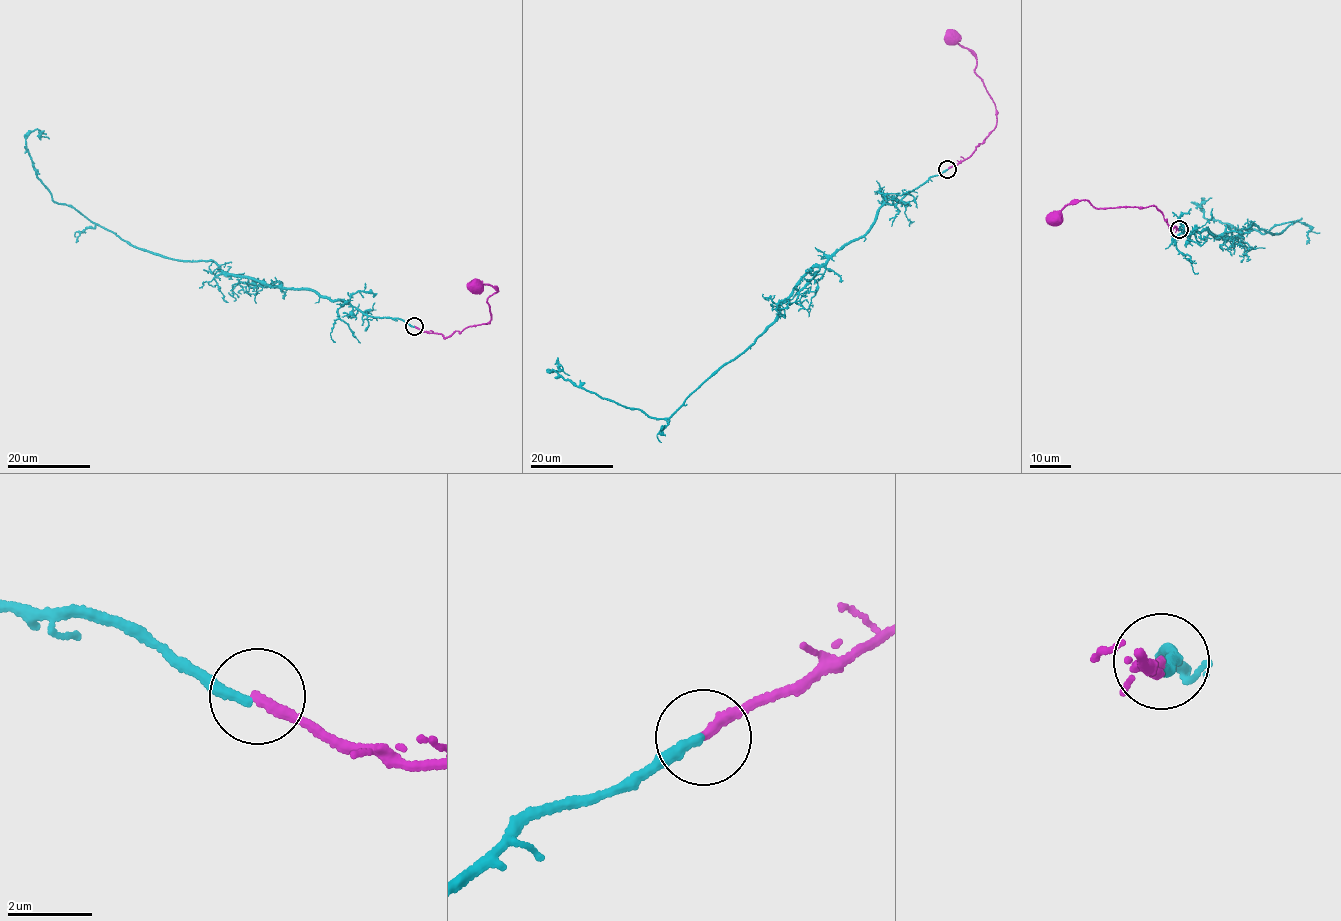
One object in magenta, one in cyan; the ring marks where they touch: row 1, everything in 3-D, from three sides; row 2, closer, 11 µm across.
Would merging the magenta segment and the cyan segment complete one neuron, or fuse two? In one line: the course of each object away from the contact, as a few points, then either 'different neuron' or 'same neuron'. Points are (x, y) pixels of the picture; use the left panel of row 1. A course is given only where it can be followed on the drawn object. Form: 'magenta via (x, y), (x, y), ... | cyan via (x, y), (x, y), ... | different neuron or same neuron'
magenta via (414, 326), (445, 338), (466, 327), (487, 323), (492, 317), (487, 297), (498, 290), (485, 284), (478, 288) | cyan via (413, 326), (304, 289), (236, 277), (212, 261), (146, 252), (52, 201), (25, 143), (32, 131), (43, 130) | different neuron

